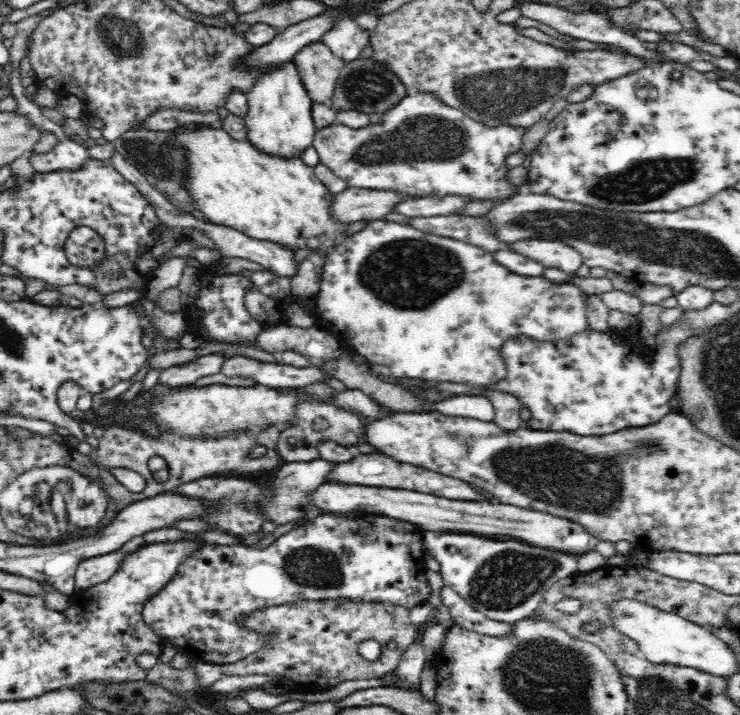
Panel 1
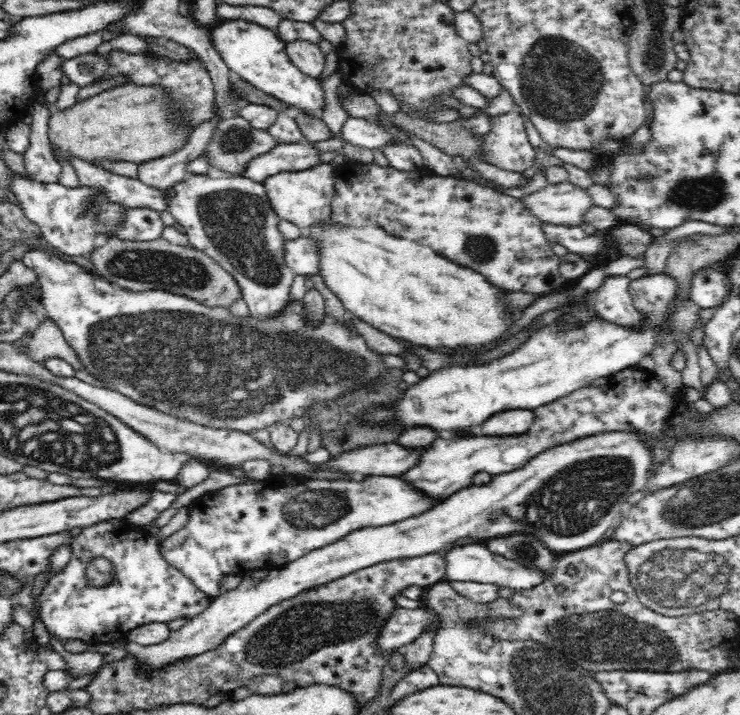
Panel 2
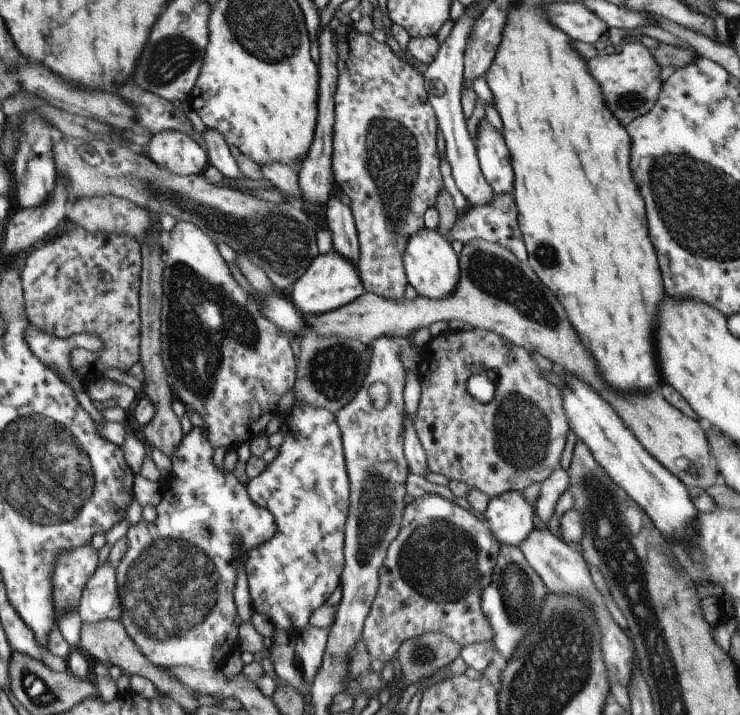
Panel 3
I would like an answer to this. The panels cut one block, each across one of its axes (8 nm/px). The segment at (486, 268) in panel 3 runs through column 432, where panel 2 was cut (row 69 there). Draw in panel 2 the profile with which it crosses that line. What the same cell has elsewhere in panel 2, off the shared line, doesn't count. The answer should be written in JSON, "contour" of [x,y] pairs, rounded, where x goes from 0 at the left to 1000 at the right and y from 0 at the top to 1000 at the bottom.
{"contour":[[[401,55],[386,64],[388,77],[409,103],[430,110],[436,102],[441,80],[430,63]]]}

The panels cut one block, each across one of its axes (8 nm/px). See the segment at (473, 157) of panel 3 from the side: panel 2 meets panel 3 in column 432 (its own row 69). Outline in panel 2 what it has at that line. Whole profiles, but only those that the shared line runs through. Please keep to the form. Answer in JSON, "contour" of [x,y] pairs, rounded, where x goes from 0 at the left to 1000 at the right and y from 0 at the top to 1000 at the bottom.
{"contour":[[[119,74],[84,85],[84,105],[108,122],[127,116],[147,98],[143,76]]]}

